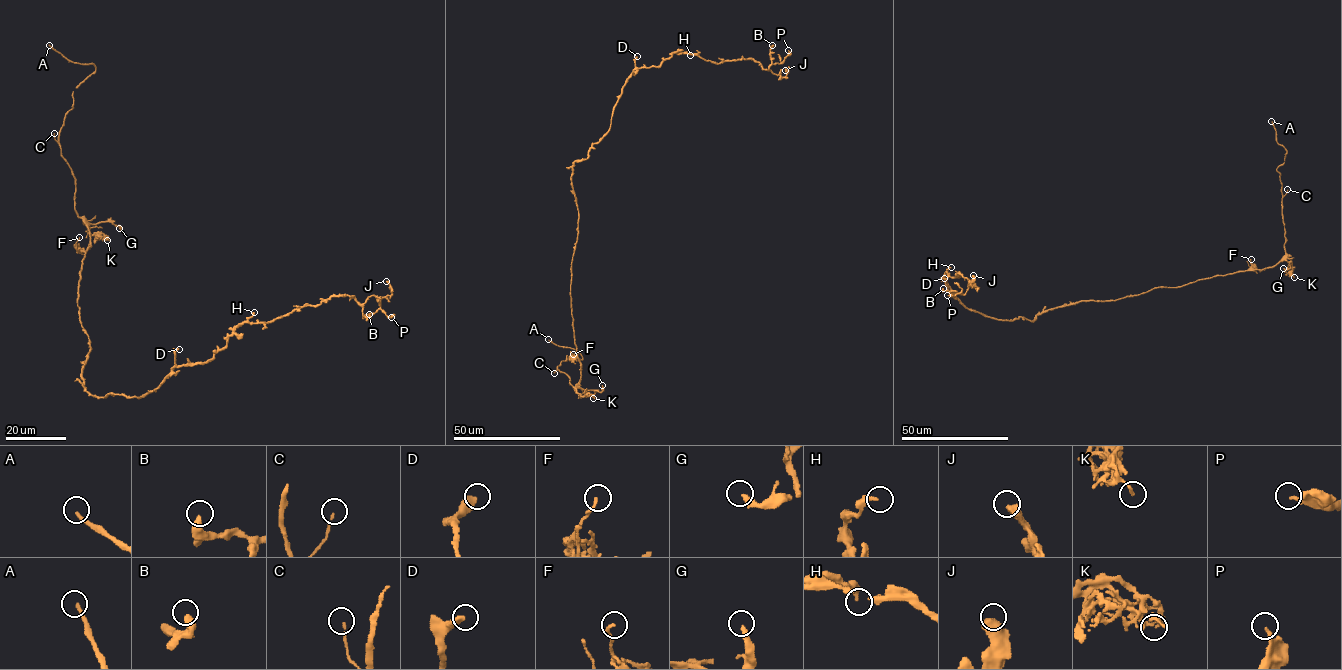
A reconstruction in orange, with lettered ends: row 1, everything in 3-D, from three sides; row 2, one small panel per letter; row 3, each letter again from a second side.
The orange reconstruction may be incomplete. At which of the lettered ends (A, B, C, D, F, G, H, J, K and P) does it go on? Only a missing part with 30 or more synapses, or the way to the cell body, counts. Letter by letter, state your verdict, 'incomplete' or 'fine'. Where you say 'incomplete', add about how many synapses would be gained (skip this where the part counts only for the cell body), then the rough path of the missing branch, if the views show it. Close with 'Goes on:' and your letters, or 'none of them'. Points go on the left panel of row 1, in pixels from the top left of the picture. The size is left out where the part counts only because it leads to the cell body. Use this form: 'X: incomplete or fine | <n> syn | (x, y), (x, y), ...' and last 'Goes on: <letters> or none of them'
A: incomplete | (49, 45), (38, 37), (10, 31)
B: fine
C: fine
D: fine
F: fine
G: fine
H: fine
J: fine
K: fine
P: fine
Goes on: A

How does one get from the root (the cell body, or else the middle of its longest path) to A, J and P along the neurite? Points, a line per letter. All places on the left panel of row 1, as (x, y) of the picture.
A: (89, 353), (77, 301), (89, 229), (75, 209), (59, 131), (95, 66), (49, 45)
J: (89, 353), (90, 395), (139, 398), (243, 323), (378, 300), (386, 281)
P: (89, 353), (90, 395), (139, 398), (174, 367), (206, 363), (243, 323), (349, 295), (363, 317), (391, 317)

